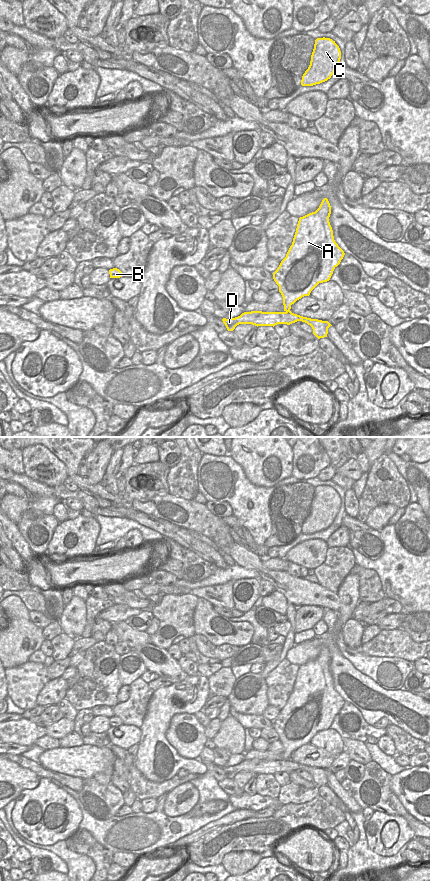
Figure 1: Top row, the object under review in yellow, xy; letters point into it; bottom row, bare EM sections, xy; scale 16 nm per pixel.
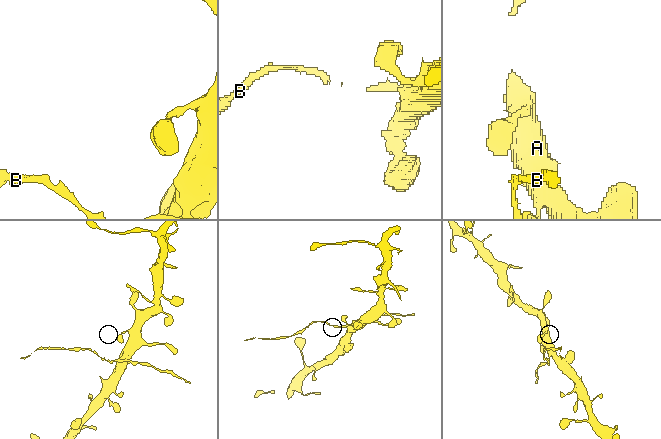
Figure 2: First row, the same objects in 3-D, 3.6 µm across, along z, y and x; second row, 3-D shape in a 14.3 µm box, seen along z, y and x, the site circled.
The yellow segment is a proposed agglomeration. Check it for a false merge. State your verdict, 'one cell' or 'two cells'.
two cells

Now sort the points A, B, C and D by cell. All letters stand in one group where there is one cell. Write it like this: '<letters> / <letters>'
A C / B D

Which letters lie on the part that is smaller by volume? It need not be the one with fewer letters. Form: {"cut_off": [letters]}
{"cut_off": ["B", "D"]}

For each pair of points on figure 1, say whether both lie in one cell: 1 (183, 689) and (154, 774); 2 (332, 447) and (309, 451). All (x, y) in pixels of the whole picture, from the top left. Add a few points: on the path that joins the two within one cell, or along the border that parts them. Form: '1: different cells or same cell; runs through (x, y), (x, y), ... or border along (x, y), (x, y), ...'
1: same cell; runs through (162, 707), (153, 729), (153, 752)
2: different cells; border along (322, 447), (330, 460)

